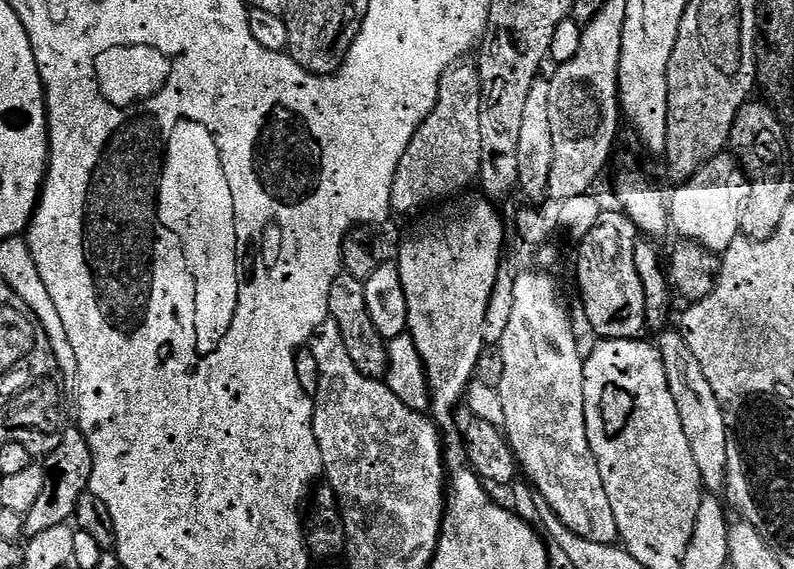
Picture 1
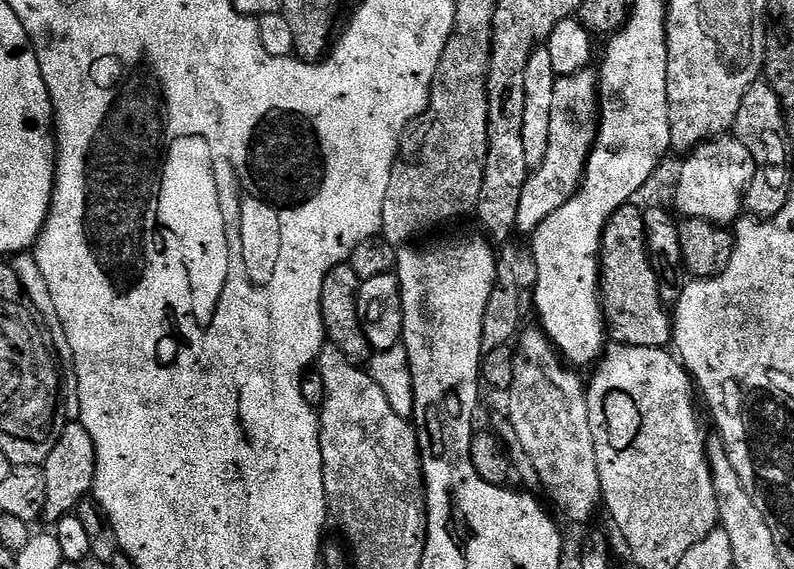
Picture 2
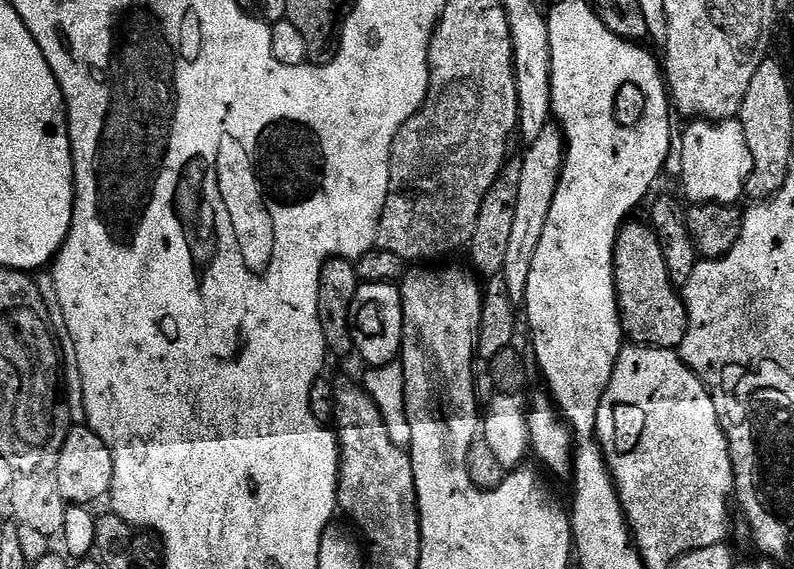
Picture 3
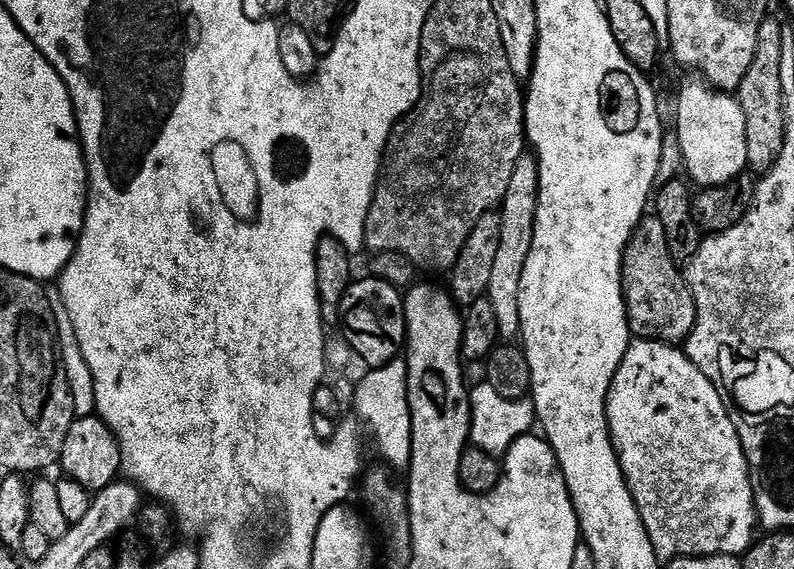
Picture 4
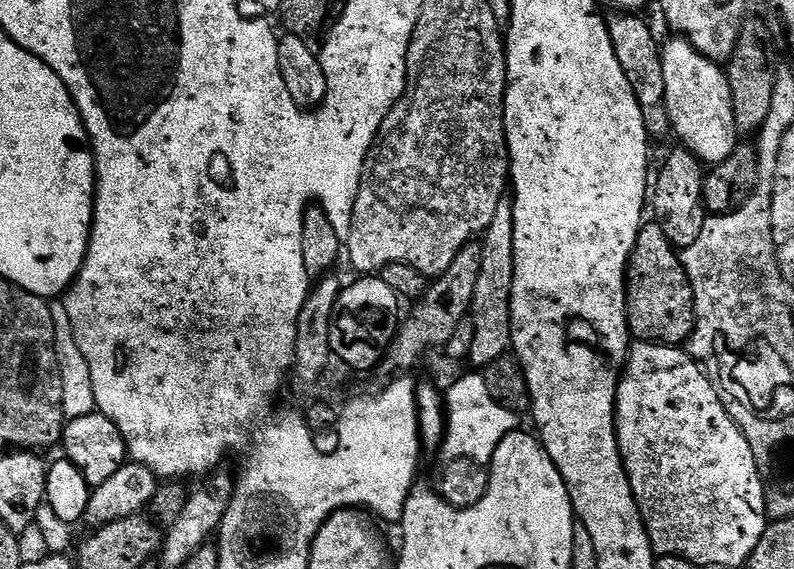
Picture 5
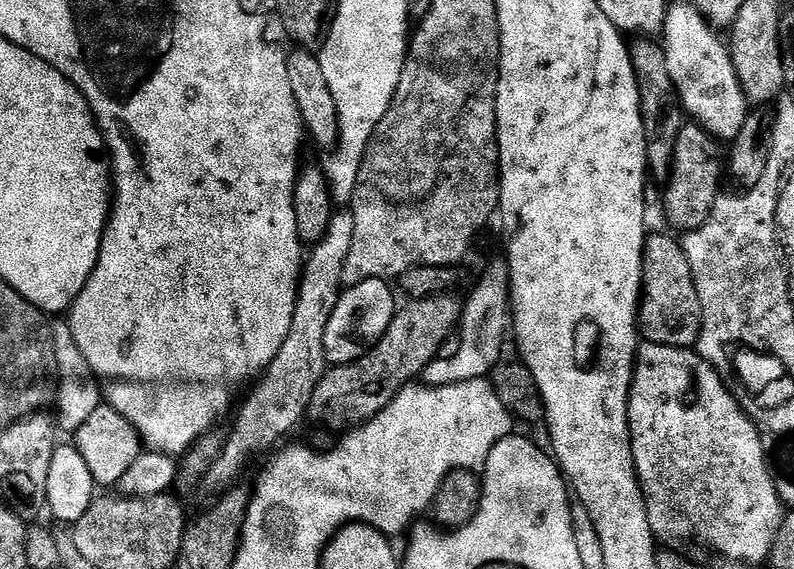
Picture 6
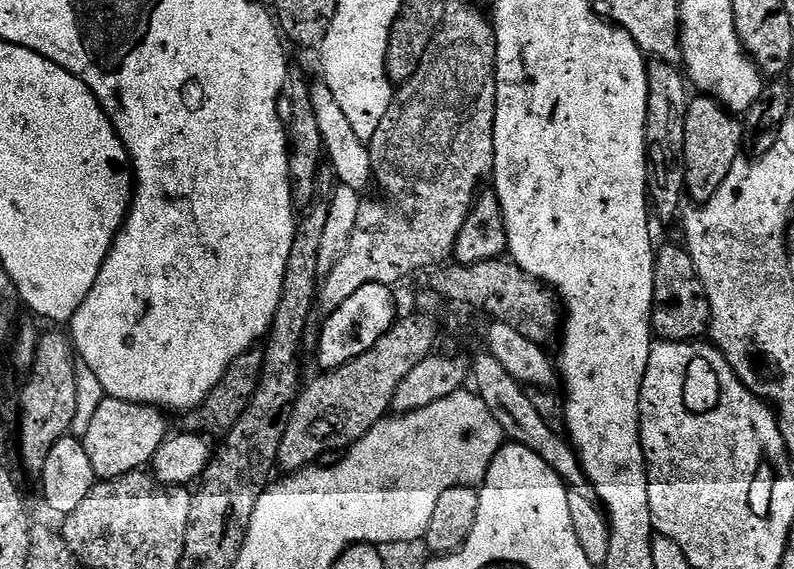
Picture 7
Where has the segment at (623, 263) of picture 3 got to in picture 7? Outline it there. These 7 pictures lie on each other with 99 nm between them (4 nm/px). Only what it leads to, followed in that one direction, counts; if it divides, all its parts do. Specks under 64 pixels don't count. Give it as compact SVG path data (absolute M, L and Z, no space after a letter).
M679 243L668 244L656 254L654 266L654 298L652 299L652 330L660 340L673 340L679 344L696 342L709 331L712 315L706 290L698 278L698 270L690 258L687 247Z

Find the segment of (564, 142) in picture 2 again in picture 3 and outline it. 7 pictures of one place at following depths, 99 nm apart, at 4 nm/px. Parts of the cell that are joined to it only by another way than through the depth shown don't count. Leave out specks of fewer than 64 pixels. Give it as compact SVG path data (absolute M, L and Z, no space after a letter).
M549 126L538 134L536 140L524 152L524 161L516 176L516 205L514 206L514 226L510 229L510 242L506 245L504 259L505 290L513 301L524 299L526 282L530 276L530 262L534 262L534 250L538 250L538 238L542 238L542 226L546 226L546 214L550 212L550 202L560 181L562 163L566 158L566 145L561 129Z

